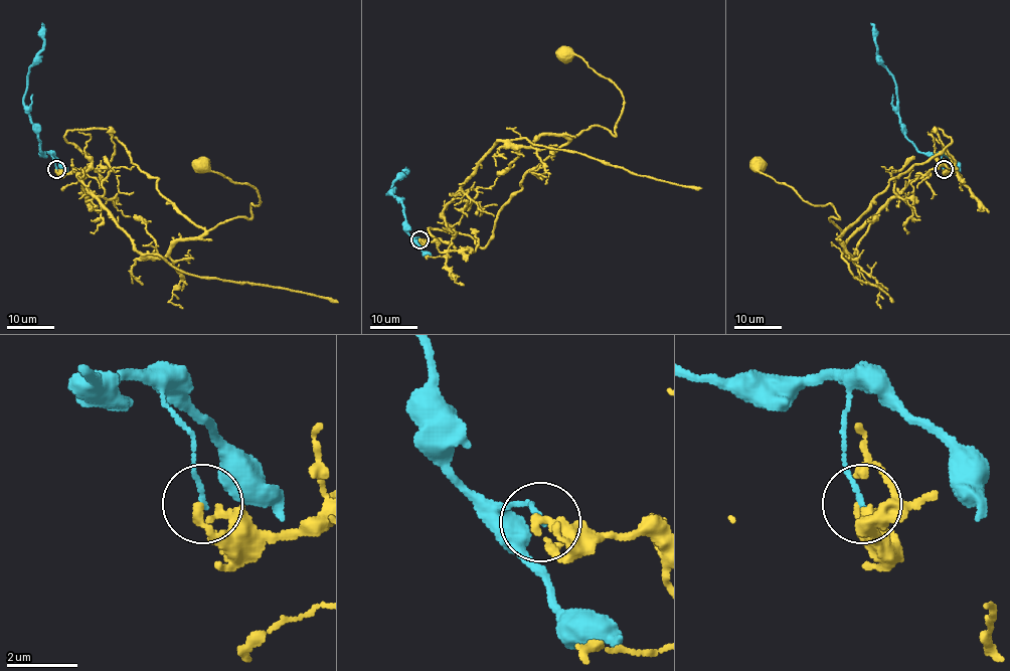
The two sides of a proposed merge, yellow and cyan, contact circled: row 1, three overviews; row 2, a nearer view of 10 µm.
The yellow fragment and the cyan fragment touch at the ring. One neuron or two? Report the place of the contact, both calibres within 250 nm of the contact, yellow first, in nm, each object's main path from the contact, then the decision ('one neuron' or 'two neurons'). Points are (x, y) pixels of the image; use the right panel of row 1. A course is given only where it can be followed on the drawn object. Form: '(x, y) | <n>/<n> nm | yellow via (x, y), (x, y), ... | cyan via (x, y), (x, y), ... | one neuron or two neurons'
(944, 169) | 160/130 nm | yellow via (943, 170), (956, 168), (912, 179), (865, 222), (850, 258), (836, 210), (758, 165) | cyan via (943, 170), (941, 153), (920, 153), (906, 137), (893, 74), (882, 63), (870, 23) | two neurons

